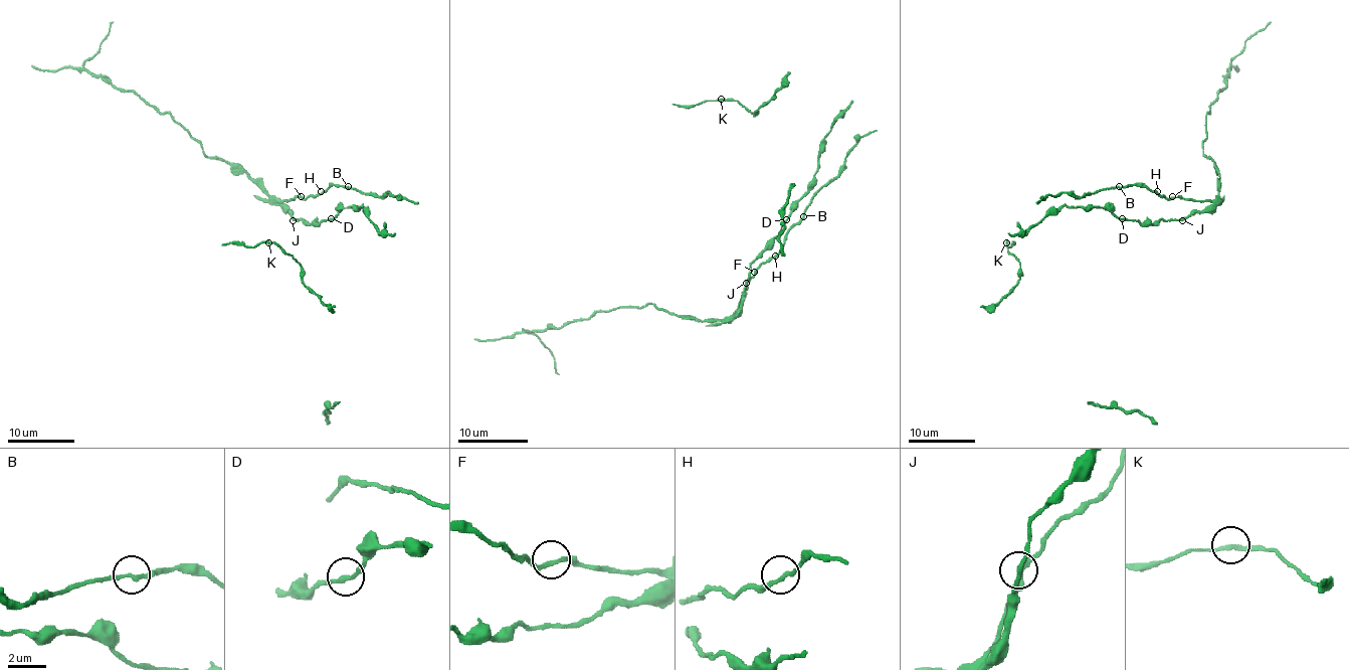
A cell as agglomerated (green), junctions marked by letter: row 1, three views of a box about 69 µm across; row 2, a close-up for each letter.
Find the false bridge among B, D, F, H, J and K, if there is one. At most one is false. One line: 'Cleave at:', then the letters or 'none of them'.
Cleave at: K

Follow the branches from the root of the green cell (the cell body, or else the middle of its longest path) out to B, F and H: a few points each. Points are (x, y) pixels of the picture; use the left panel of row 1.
B: (336, 215), (320, 223), (306, 223), (293, 216), (284, 201), (298, 196), (318, 196), (331, 185), (348, 186)
F: (336, 215), (320, 223), (296, 220), (284, 201), (301, 196)
H: (336, 215), (320, 223), (306, 223), (296, 220), (284, 203), (298, 196), (316, 196), (321, 191)

